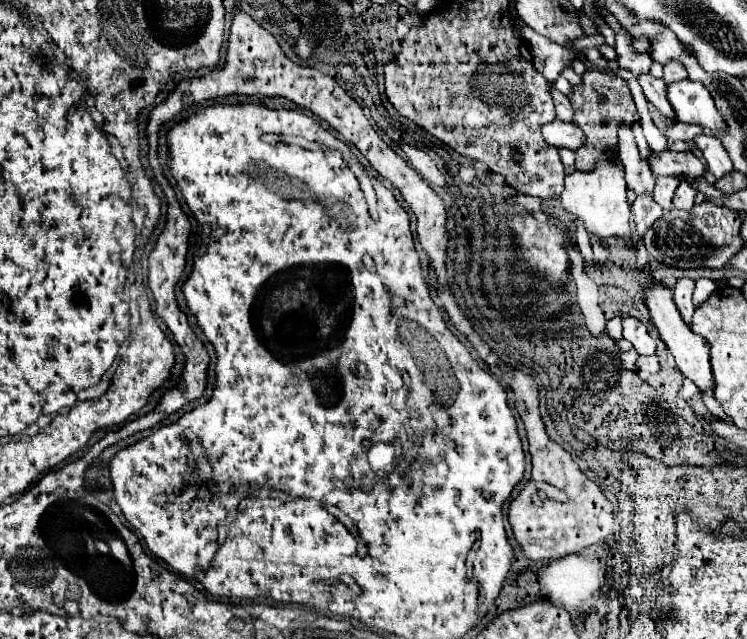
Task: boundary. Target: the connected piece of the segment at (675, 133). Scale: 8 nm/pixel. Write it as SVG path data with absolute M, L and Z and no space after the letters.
M677 123L677 127L671 127L667 131L667 141L669 143L675 143L675 141L693 141L697 135L701 135L703 129L697 127L697 125L681 125Z

